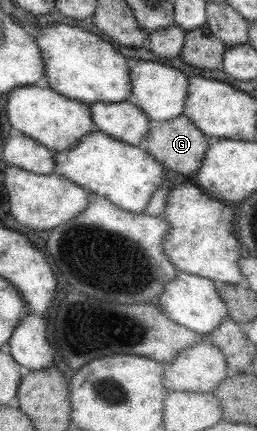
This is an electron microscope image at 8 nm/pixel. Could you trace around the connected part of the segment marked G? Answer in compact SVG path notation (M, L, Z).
M181 115L162 122L149 121L149 130L147 130L142 148L151 157L155 157L159 161L159 165L163 165L164 168L187 174L199 170L208 145L207 137L191 121Z

